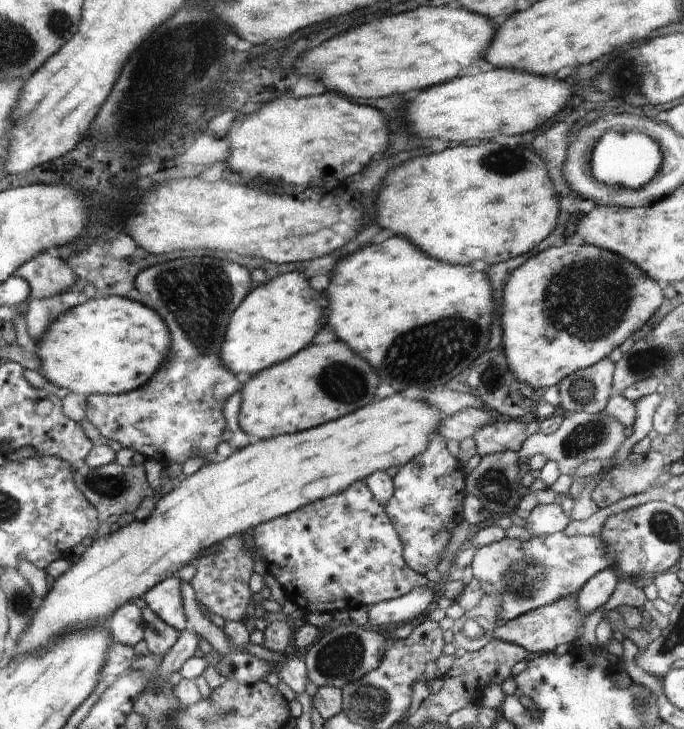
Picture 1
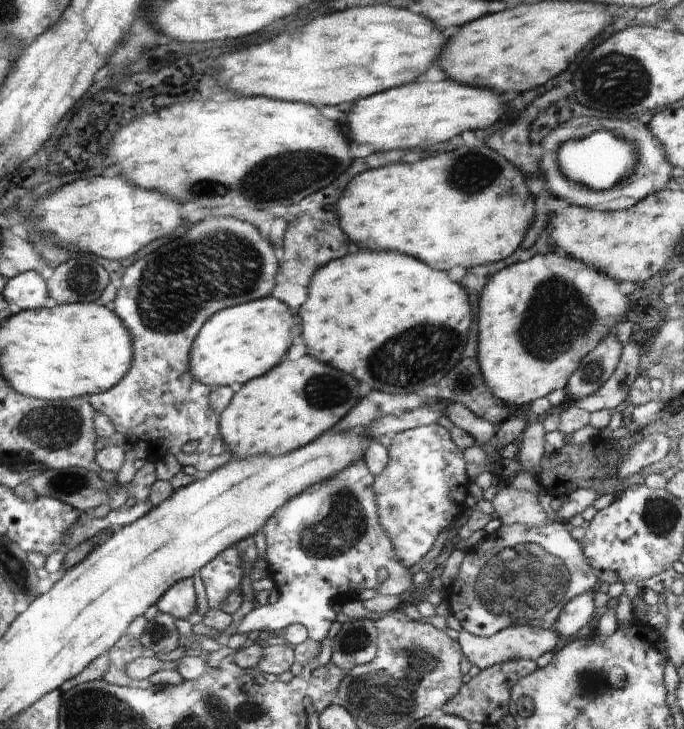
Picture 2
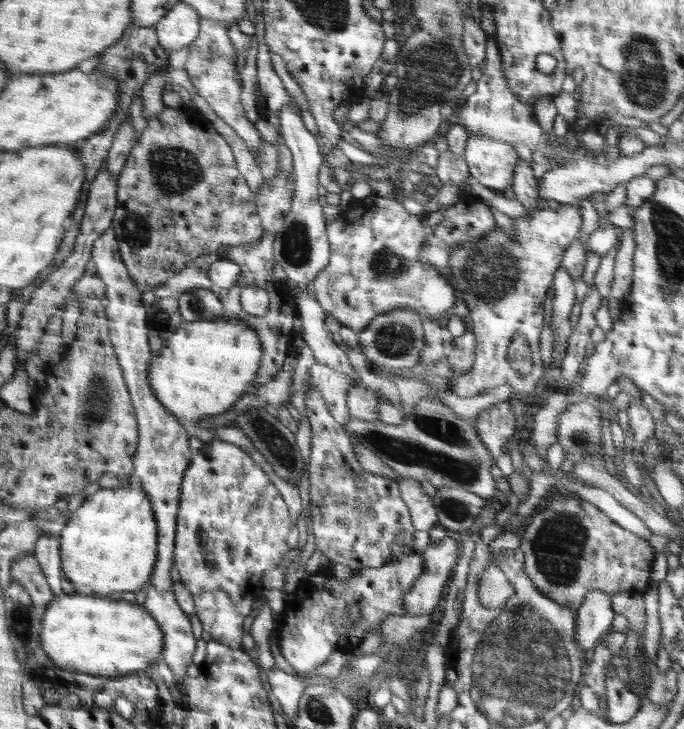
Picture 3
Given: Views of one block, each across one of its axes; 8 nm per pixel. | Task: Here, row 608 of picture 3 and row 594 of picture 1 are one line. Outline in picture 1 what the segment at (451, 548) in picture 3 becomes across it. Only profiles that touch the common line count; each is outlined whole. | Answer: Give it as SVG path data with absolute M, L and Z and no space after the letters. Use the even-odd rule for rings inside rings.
M424 585L413 588L409 593L379 602L368 607L369 622L376 626L382 624L402 624L417 621L418 616L429 610L435 604L434 585Z

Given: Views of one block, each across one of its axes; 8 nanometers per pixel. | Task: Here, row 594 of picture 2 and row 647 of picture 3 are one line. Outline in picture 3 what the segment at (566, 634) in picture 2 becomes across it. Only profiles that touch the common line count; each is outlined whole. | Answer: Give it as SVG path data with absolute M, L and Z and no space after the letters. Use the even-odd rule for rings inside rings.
M601 590L586 595L577 608L576 637L578 647L584 651L595 648L599 639L611 628L615 615L612 610L612 596Z

